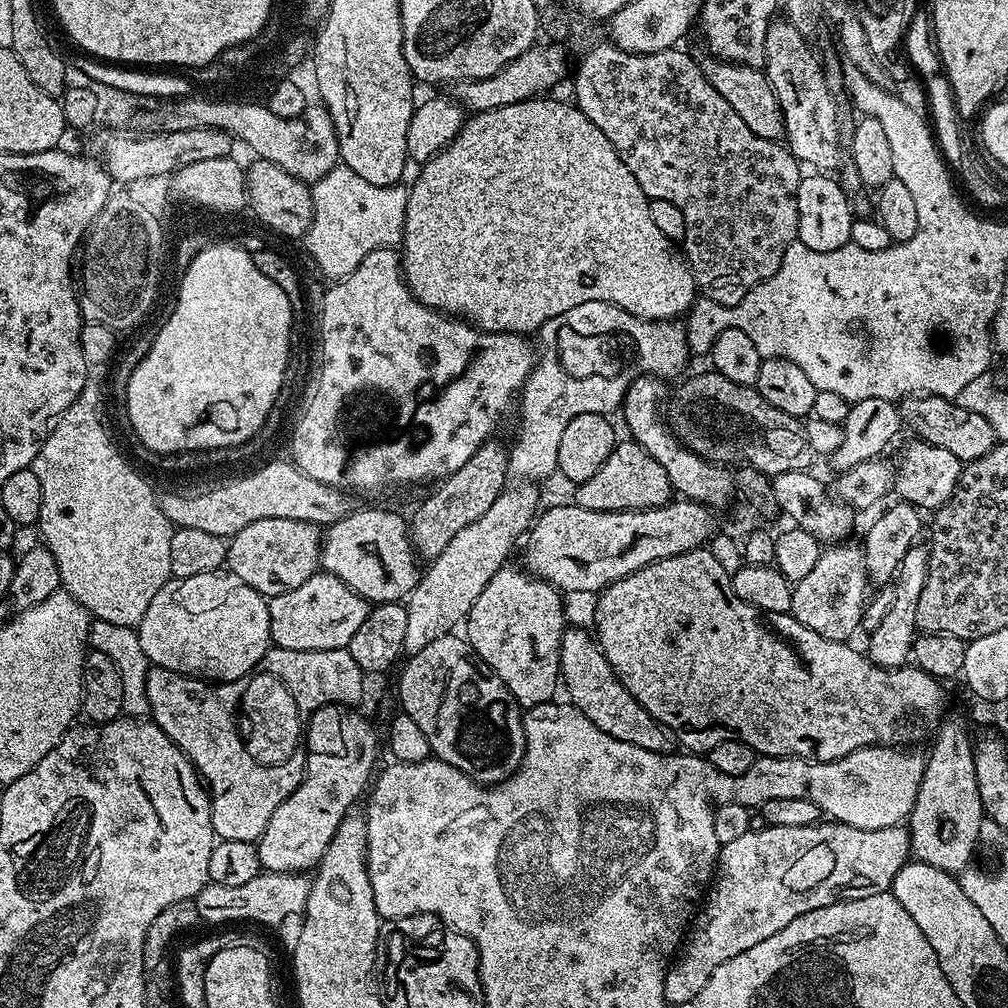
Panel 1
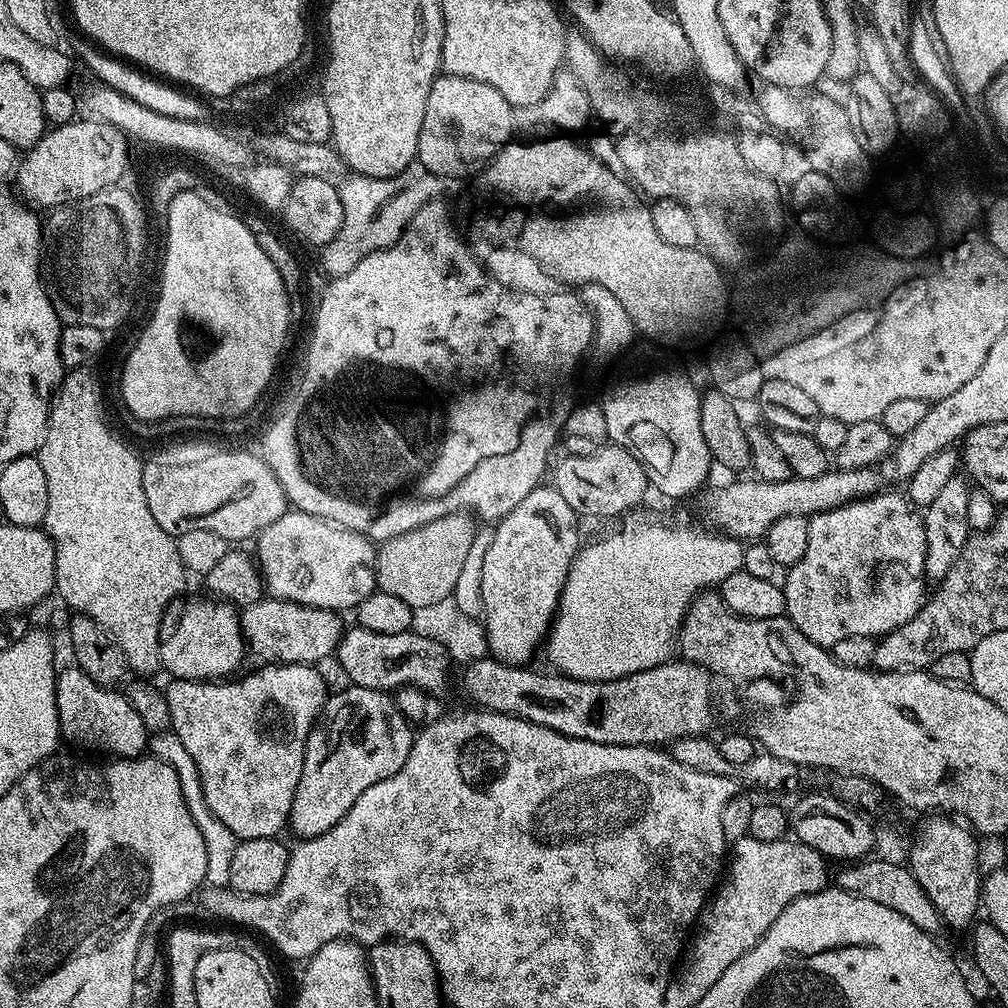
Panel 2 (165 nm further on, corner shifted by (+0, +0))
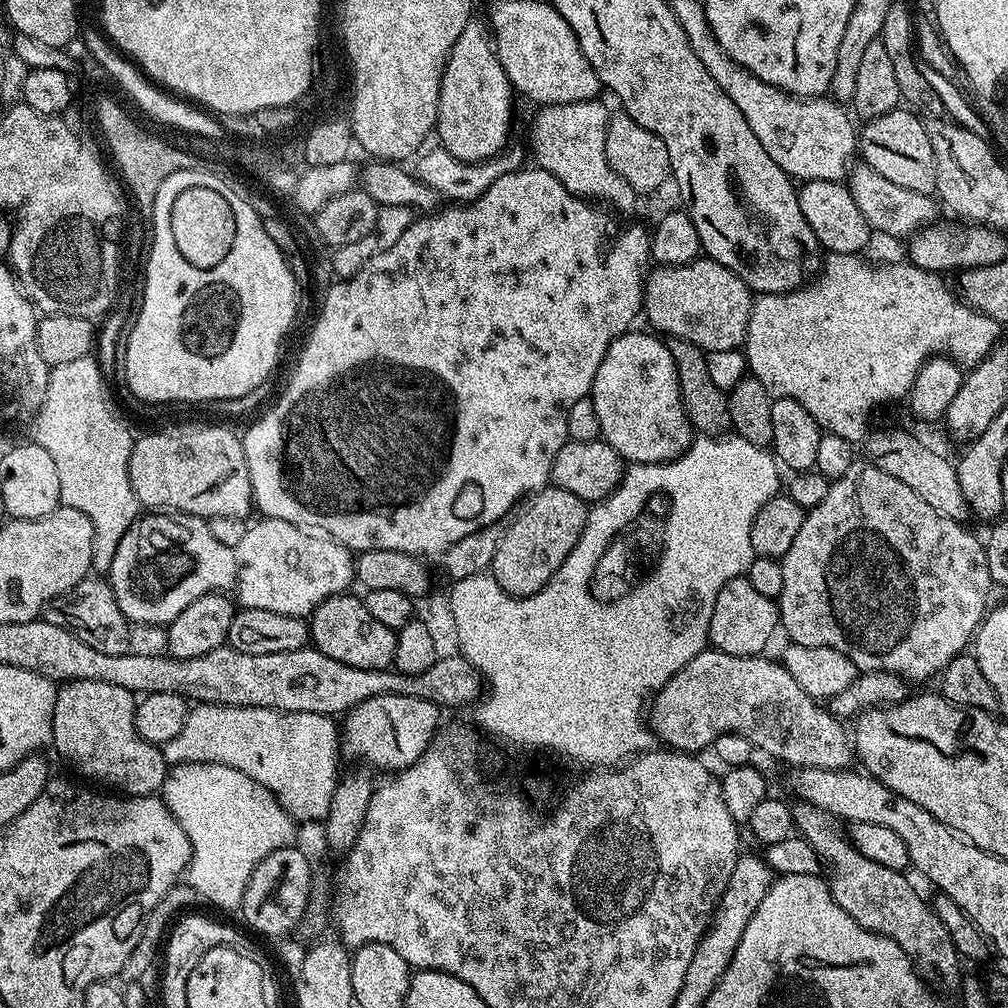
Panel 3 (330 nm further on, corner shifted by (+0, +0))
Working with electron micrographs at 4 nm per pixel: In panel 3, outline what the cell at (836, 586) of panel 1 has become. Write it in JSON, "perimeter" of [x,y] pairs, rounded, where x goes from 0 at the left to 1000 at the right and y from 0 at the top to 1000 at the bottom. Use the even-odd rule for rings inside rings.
{"perimeter":[[[853,454],[845,459],[843,466],[835,470],[835,474],[824,477],[821,481],[819,494],[812,498],[812,502],[801,505],[798,517],[792,526],[788,539],[784,546],[774,556],[776,562],[776,589],[772,593],[774,605],[774,617],[777,626],[782,626],[782,635],[787,639],[796,641],[819,641],[829,643],[838,647],[843,654],[849,658],[853,667],[886,667],[898,677],[904,675],[921,675],[932,672],[937,662],[942,658],[947,651],[953,650],[956,643],[965,638],[968,624],[972,622],[973,615],[981,606],[980,590],[986,586],[982,562],[978,558],[978,546],[976,540],[964,528],[956,525],[957,521],[950,516],[943,516],[931,506],[919,502],[899,478],[891,478],[891,474],[883,474],[879,466],[862,460],[860,455]]]}

